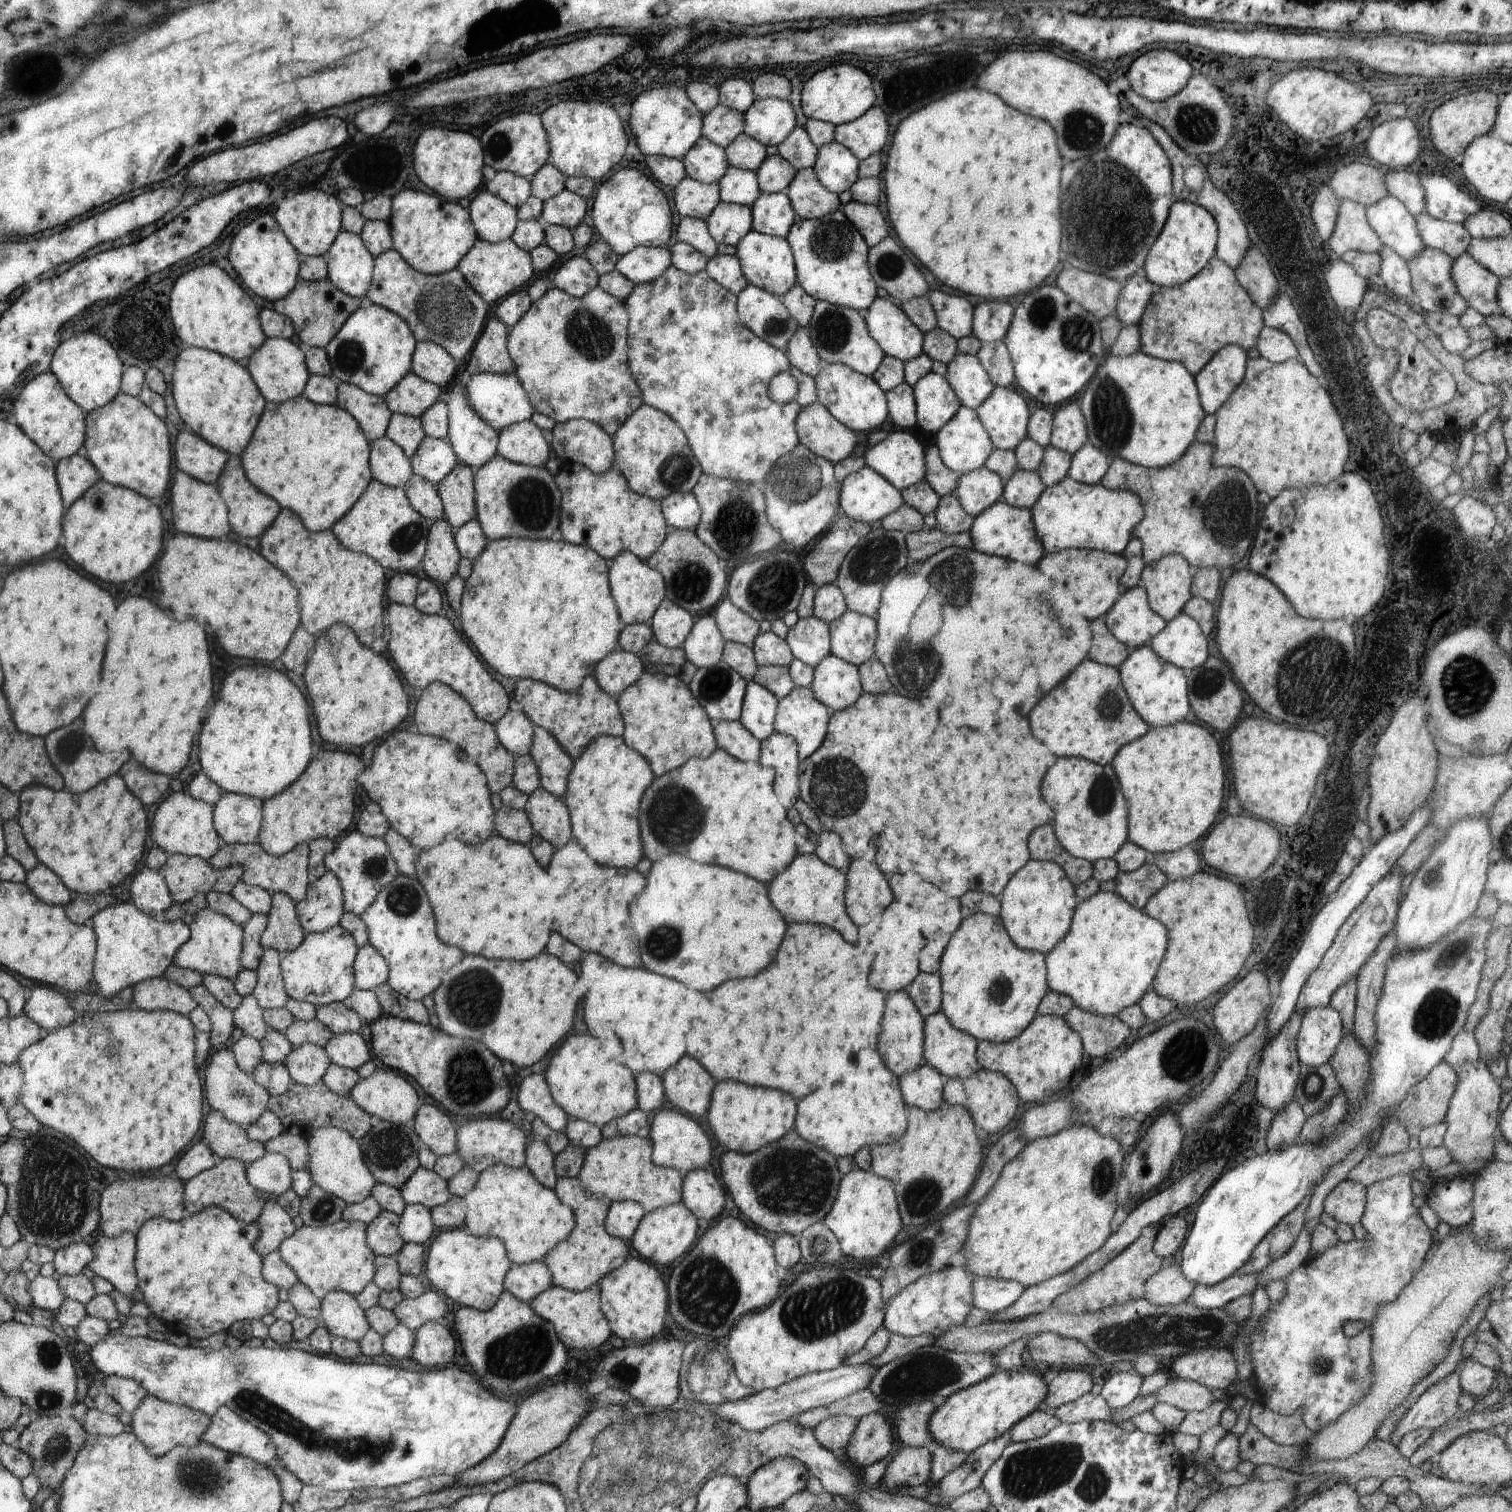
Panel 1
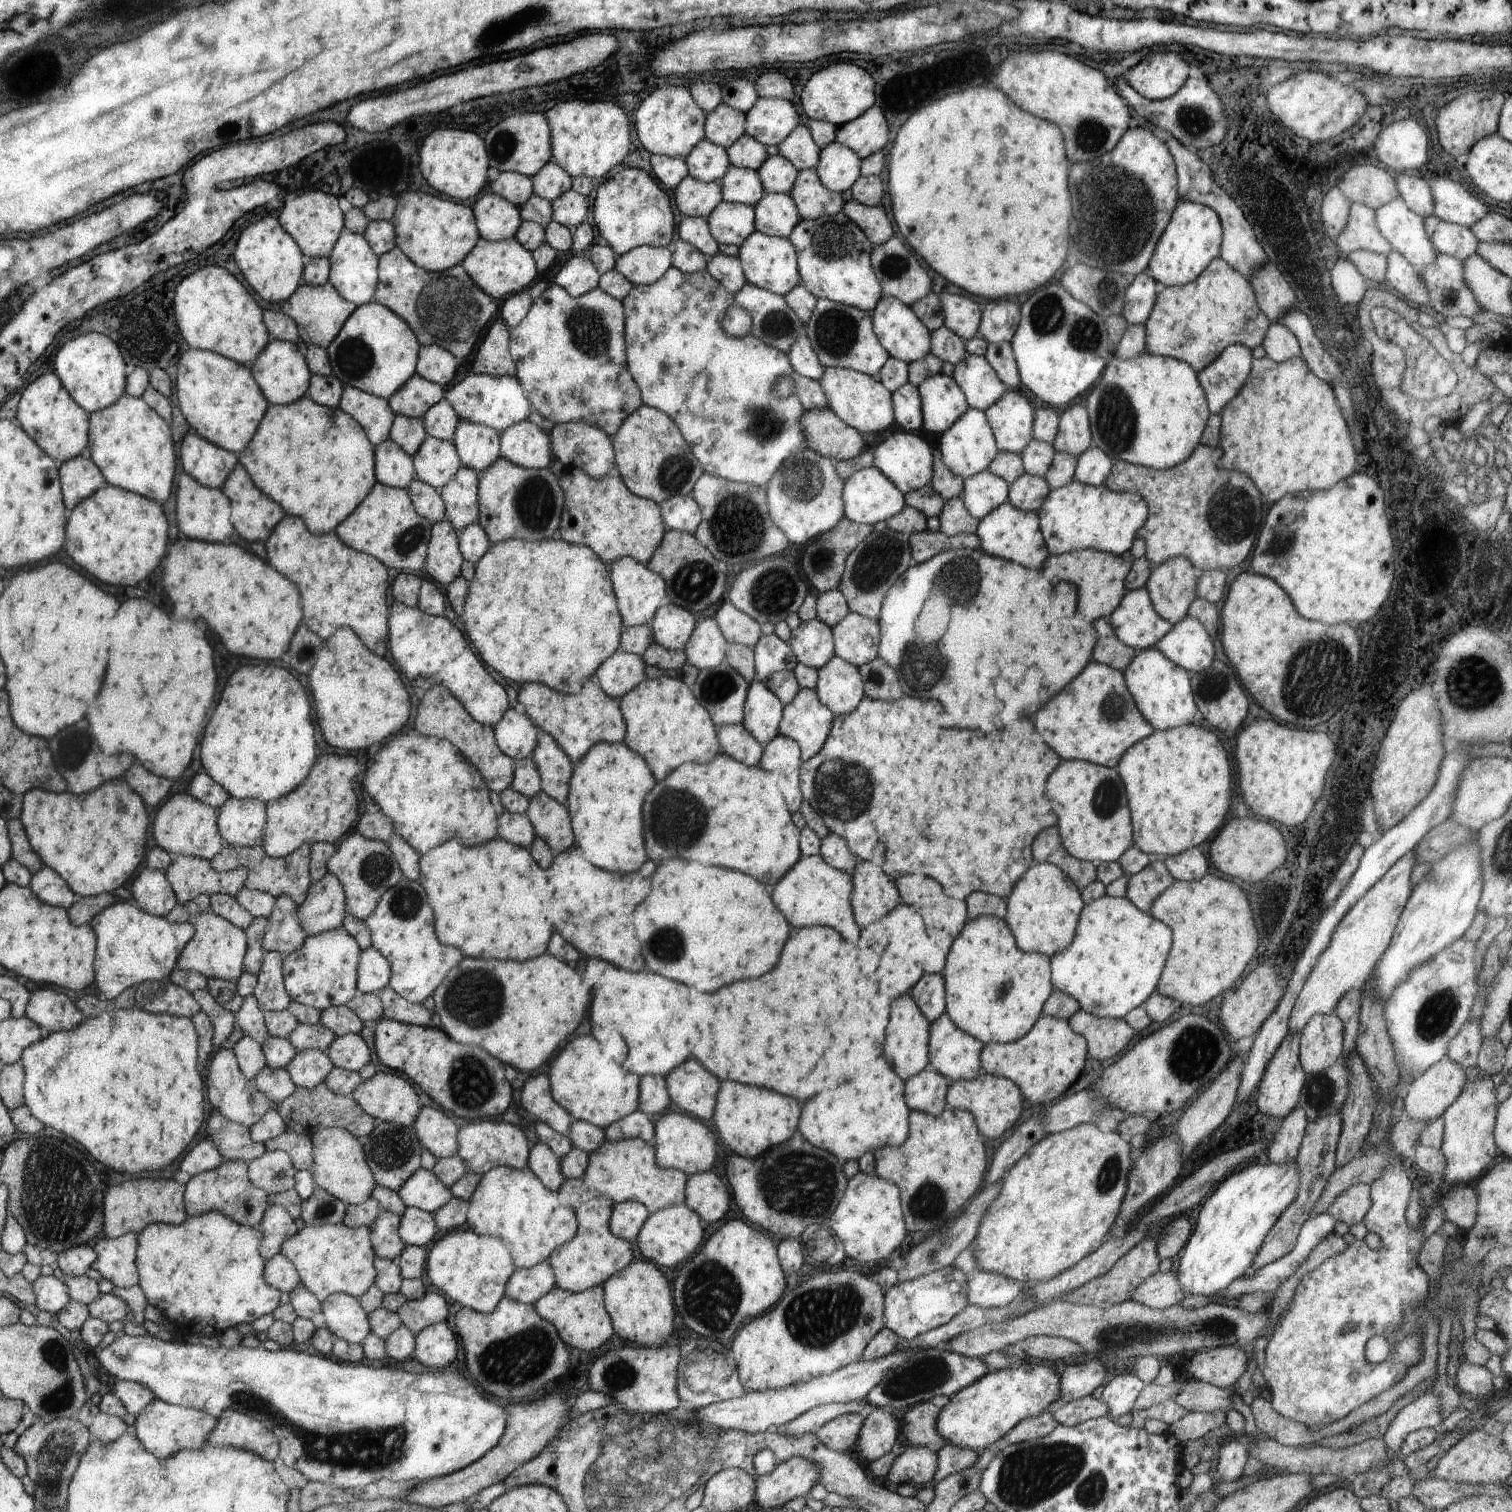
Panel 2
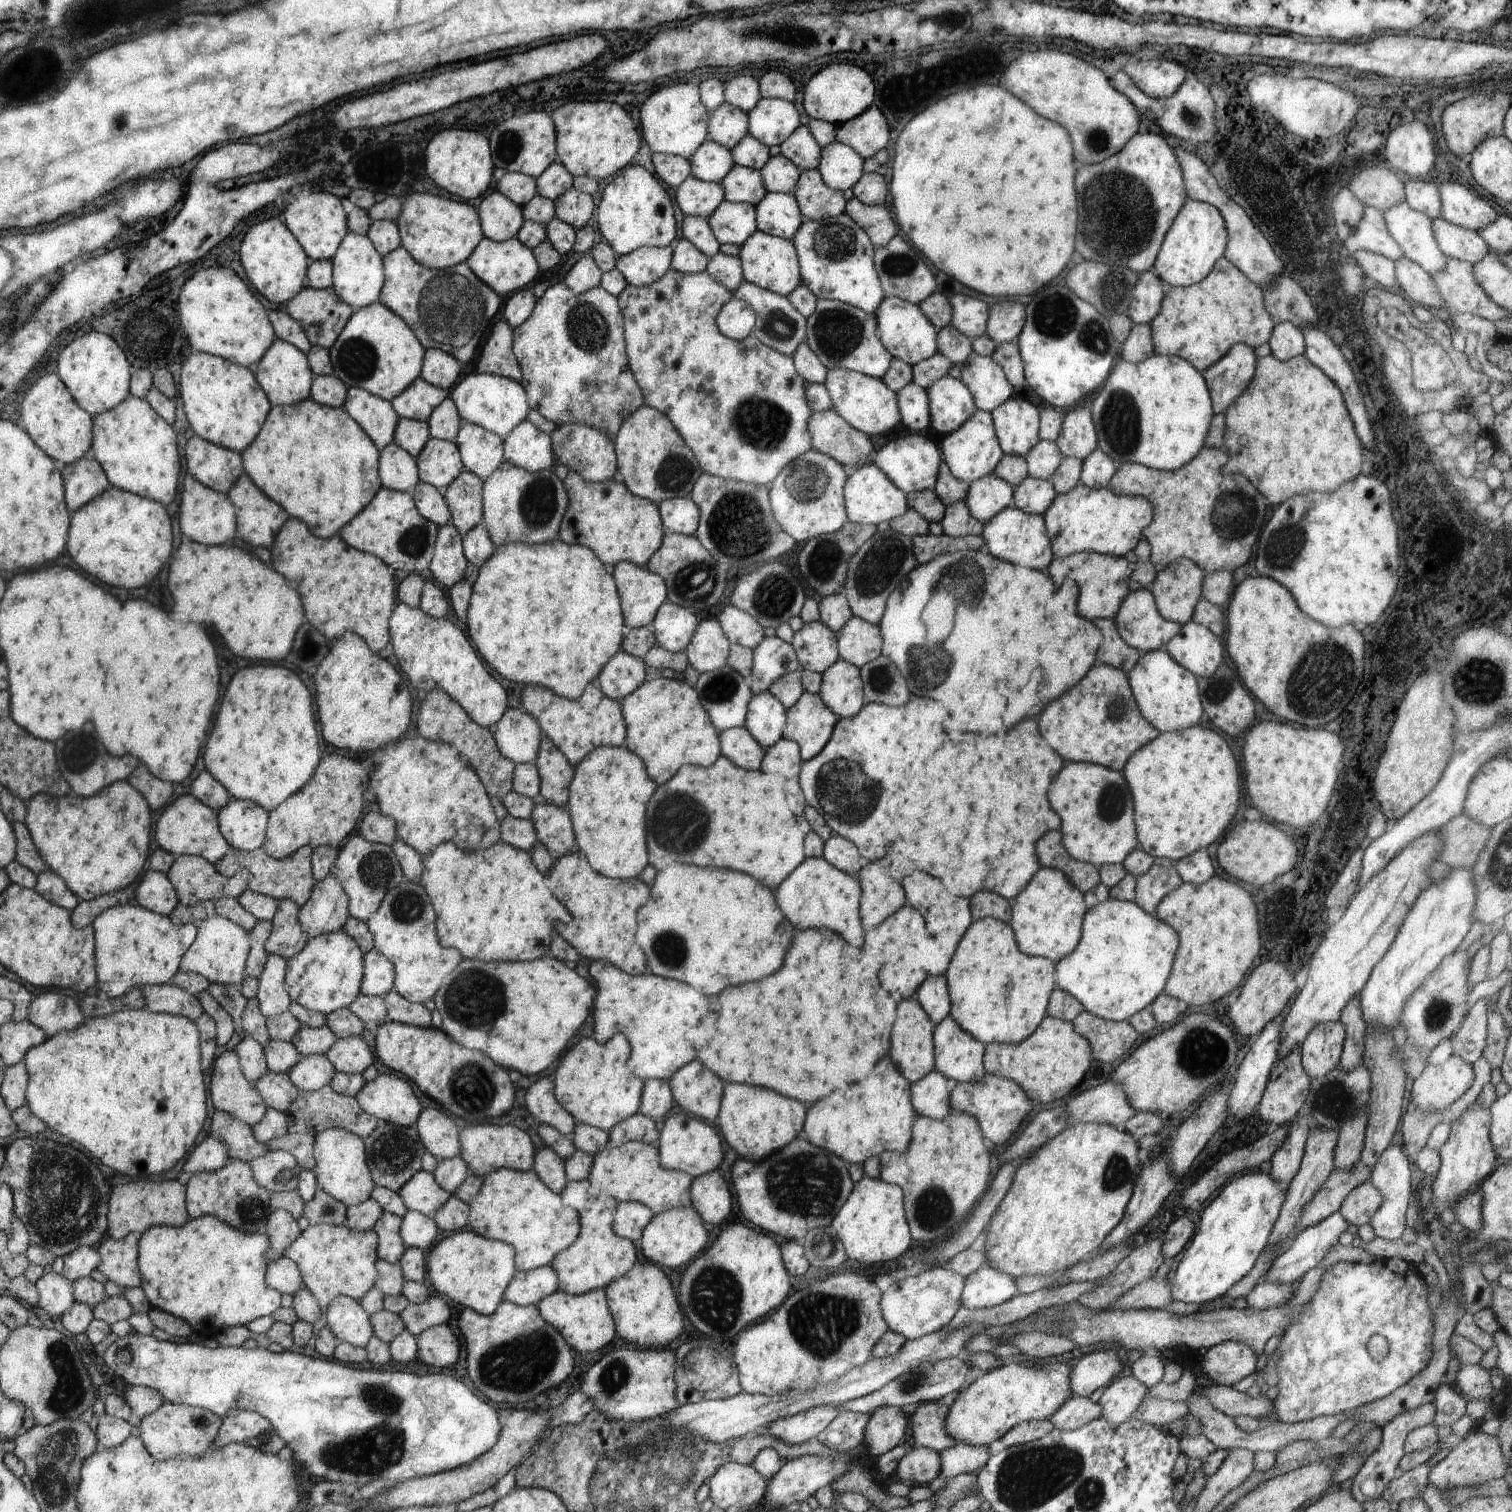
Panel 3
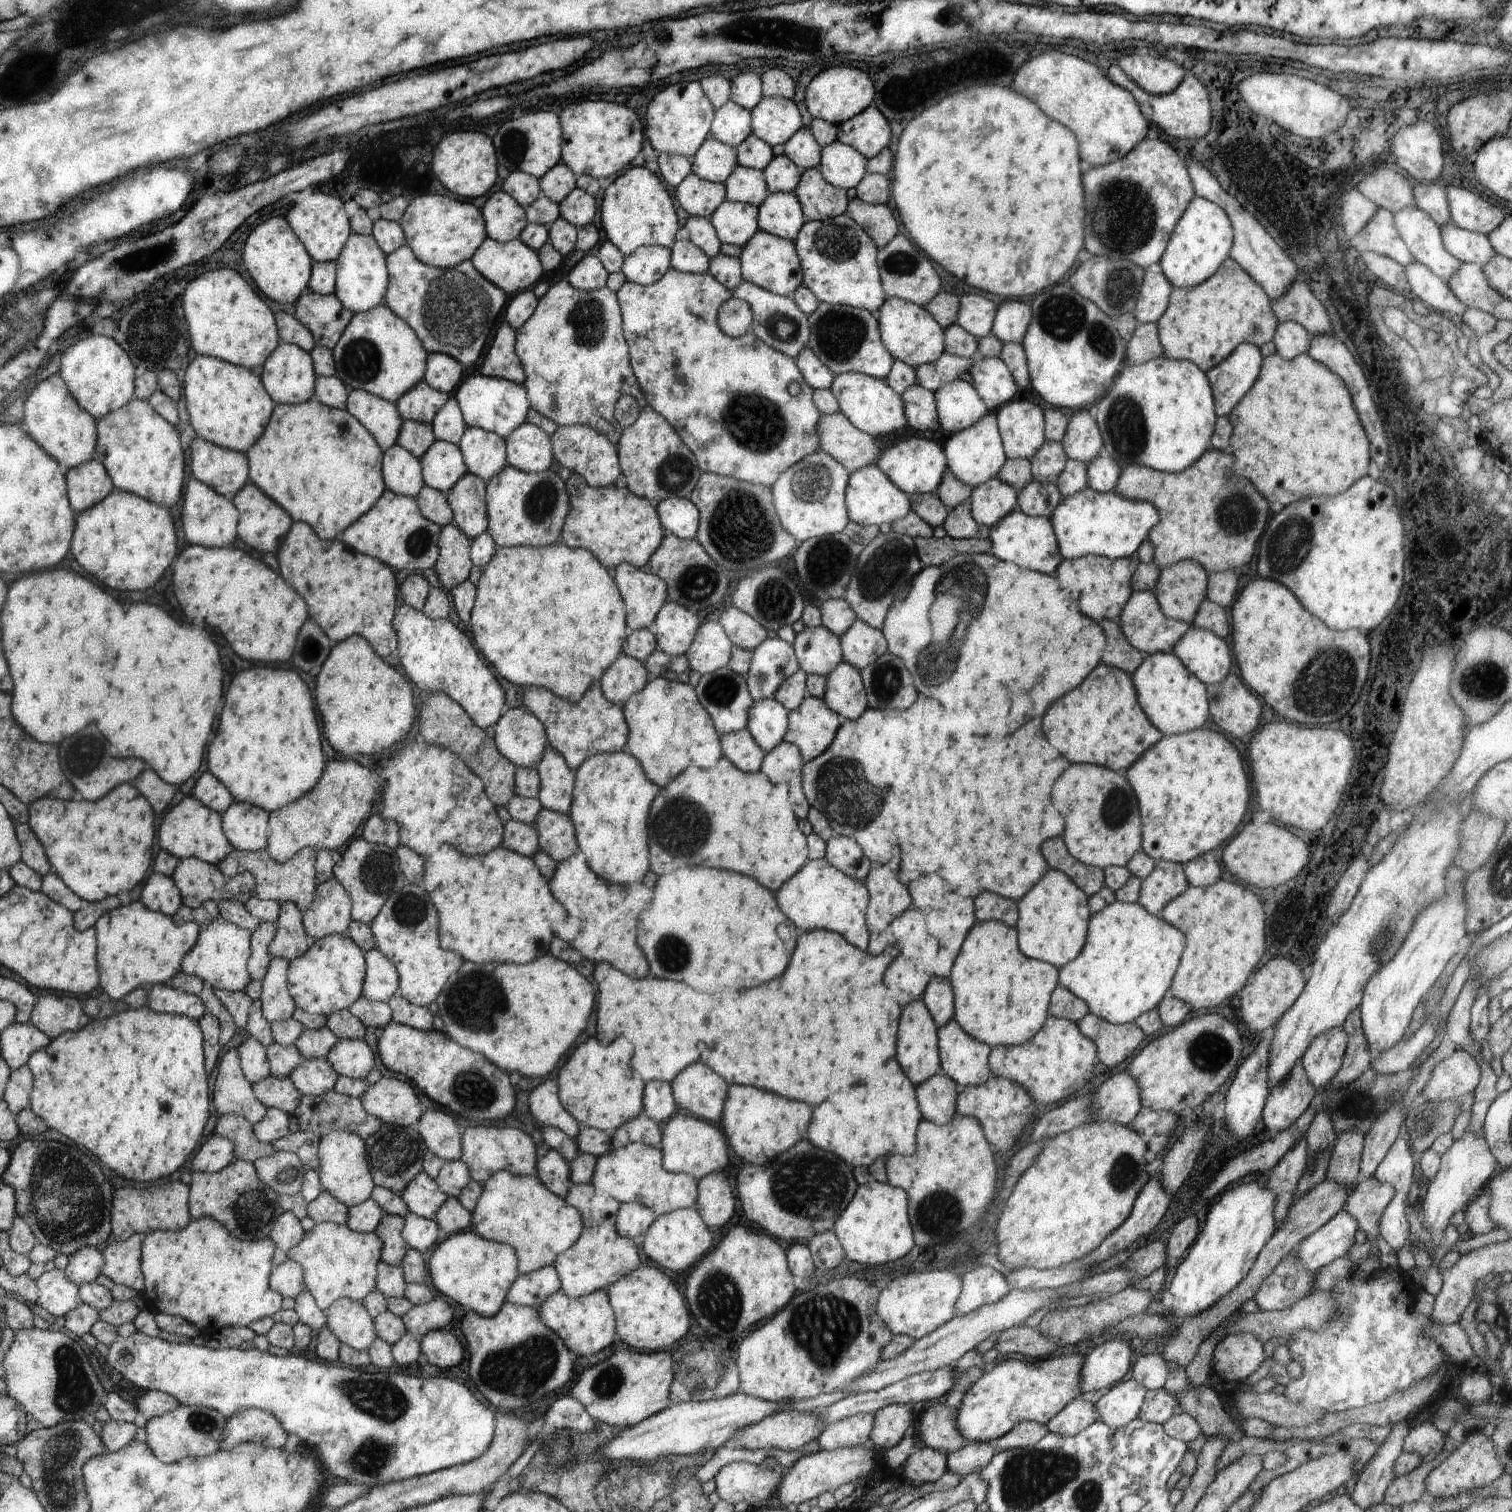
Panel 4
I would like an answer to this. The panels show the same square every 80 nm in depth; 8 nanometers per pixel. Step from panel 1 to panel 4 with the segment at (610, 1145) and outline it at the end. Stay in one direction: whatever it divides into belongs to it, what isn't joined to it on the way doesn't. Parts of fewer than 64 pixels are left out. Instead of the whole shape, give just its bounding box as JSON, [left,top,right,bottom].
[591,1143,699,1215]

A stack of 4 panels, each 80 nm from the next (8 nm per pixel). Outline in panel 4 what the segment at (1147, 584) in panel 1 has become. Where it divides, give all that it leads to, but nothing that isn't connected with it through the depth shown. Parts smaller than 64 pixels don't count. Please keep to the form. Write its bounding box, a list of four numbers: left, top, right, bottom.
[1154,560,1209,624]

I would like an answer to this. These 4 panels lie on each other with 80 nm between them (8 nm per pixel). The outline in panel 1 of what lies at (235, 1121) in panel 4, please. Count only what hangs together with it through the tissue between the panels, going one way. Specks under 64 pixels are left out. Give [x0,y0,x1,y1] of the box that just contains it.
[201,1109,266,1164]

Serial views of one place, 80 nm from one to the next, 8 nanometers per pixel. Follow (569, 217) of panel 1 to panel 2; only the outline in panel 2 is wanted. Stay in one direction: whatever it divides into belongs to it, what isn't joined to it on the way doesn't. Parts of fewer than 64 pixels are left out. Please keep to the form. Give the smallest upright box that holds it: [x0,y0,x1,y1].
[551,188,590,229]

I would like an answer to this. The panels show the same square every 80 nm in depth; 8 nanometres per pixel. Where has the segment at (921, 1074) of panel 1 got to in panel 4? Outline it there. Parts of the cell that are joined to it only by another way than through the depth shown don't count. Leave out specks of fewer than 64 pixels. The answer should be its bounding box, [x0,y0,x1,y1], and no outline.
[916,1072,962,1125]

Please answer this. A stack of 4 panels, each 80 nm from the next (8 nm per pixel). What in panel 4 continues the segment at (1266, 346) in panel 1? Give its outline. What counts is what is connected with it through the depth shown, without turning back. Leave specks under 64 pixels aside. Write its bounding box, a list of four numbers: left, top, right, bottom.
[1271,321,1311,360]

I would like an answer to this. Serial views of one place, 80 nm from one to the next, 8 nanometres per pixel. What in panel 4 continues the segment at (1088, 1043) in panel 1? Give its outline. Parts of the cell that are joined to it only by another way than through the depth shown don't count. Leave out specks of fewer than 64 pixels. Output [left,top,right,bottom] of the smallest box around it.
[1077,1013,1146,1068]

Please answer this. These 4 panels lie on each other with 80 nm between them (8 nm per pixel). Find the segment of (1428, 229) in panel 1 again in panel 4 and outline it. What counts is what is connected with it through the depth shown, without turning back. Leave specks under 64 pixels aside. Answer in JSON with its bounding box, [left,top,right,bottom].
[1439,223,1497,266]

